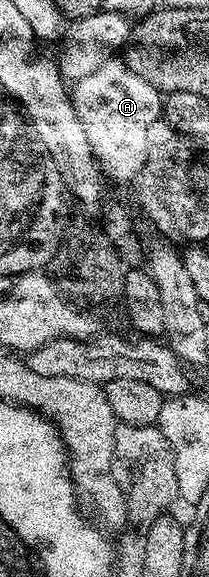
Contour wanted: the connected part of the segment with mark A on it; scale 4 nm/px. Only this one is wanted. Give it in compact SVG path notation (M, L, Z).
M112 59L101 63L97 71L85 75L85 79L74 82L70 90L73 107L76 109L77 119L85 127L89 143L95 154L95 160L103 168L104 174L115 181L127 181L139 176L139 169L145 163L147 154L147 140L149 139L149 127L153 127L155 121L160 120L163 112L164 98L153 87L153 83L145 83L141 75L129 71L129 67L122 59Z

